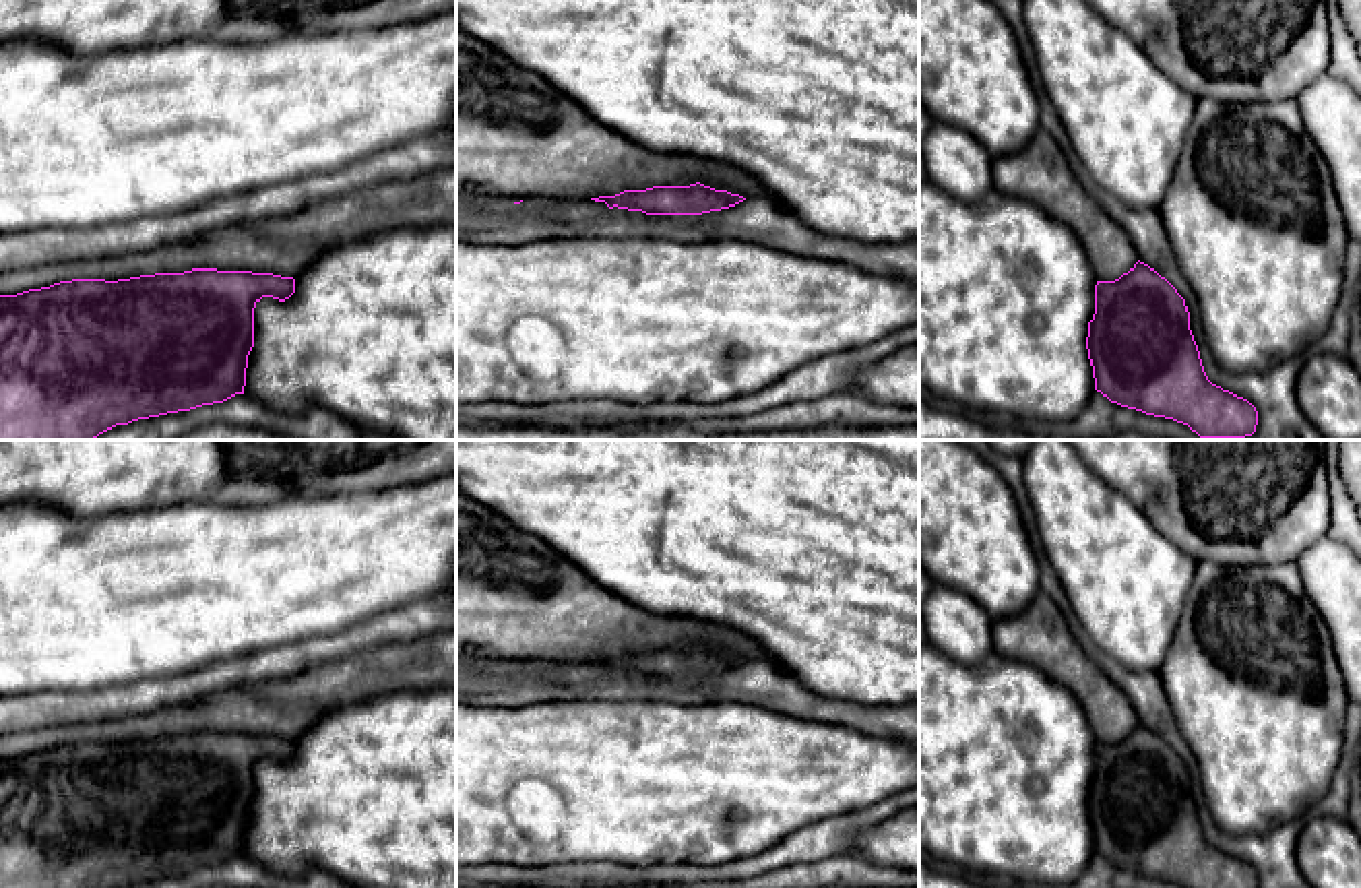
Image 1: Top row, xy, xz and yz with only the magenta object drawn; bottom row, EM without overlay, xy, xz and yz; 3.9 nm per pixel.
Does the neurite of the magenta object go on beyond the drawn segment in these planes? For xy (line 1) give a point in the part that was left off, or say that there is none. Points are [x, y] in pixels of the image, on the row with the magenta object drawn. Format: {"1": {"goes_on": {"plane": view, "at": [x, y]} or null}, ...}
{"1": {"goes_on": null}}

